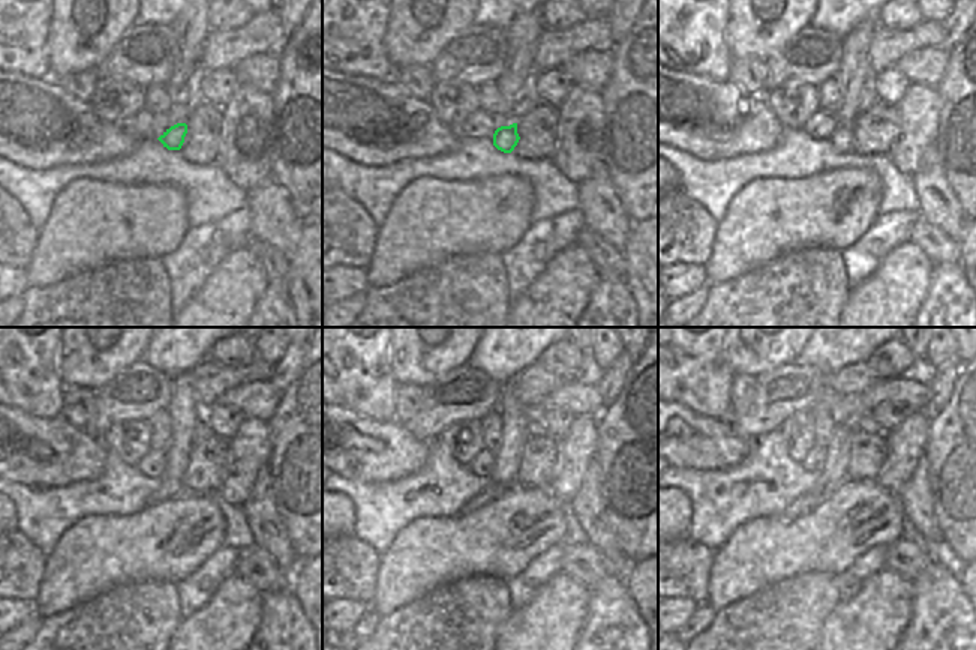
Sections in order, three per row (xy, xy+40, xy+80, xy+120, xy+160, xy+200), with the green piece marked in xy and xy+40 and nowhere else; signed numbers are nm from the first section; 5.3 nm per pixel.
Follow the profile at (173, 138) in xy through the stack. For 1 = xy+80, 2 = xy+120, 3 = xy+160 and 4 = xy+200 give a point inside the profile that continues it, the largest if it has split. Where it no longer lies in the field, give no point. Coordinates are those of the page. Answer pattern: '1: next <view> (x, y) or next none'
1: next xy+80 (841, 138)
2: next xy+120 (170, 487)
3: next xy+160 (490, 493)
4: next xy+200 (805, 503)

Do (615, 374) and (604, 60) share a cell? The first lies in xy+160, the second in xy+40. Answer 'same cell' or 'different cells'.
different cells

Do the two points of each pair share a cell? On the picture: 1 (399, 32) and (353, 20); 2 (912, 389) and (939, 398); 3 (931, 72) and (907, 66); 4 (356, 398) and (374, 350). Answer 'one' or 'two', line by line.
1: two
2: two
3: one
4: one

